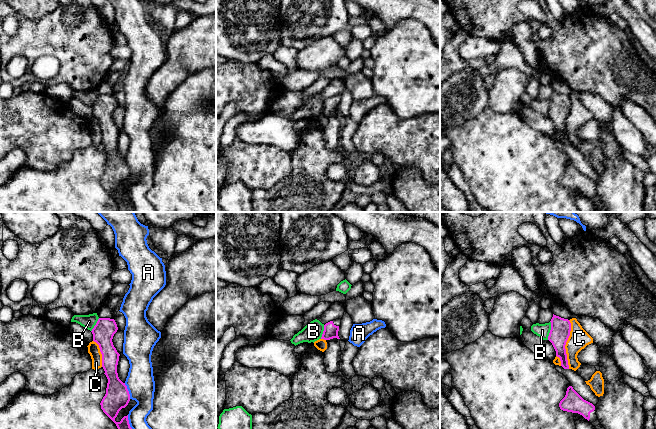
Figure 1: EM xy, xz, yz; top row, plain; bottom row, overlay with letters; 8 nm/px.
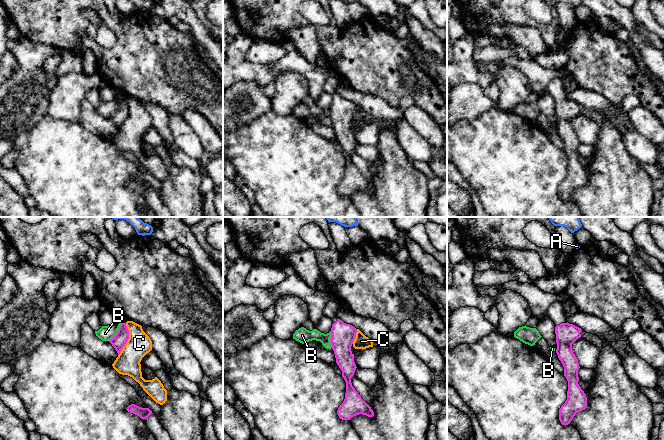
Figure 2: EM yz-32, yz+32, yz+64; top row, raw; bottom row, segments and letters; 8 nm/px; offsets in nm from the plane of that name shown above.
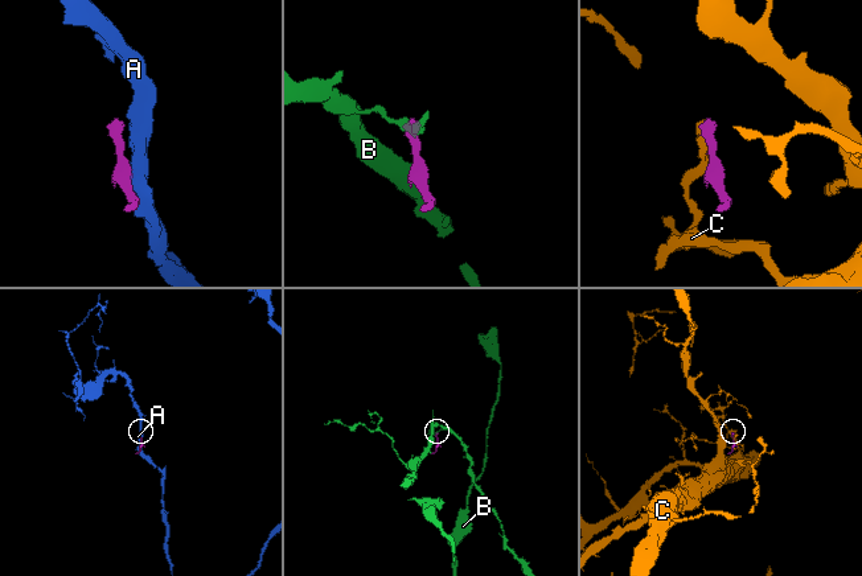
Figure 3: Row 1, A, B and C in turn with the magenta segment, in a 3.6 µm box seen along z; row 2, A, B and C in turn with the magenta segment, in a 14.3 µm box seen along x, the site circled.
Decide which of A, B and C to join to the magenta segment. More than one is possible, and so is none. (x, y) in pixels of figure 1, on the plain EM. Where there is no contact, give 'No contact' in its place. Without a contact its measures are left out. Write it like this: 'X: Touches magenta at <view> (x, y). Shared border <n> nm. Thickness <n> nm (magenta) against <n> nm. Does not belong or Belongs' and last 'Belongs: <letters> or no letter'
A: Touches magenta at xy (128, 167). Shared border 140 nm. Thickness 200 nm (magenta) against 220 nm. Does not belong
B: Touches magenta at yz (550, 106). Shared border 150 nm. Thickness 160 nm (magenta) against 110 nm. Does not belong
C: Touches magenta at yz (565, 120). Shared border 400 nm. Thickness 160 nm (magenta) against 160 nm. Does not belong
Belongs: no letter

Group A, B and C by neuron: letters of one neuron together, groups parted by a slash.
A / B / C

